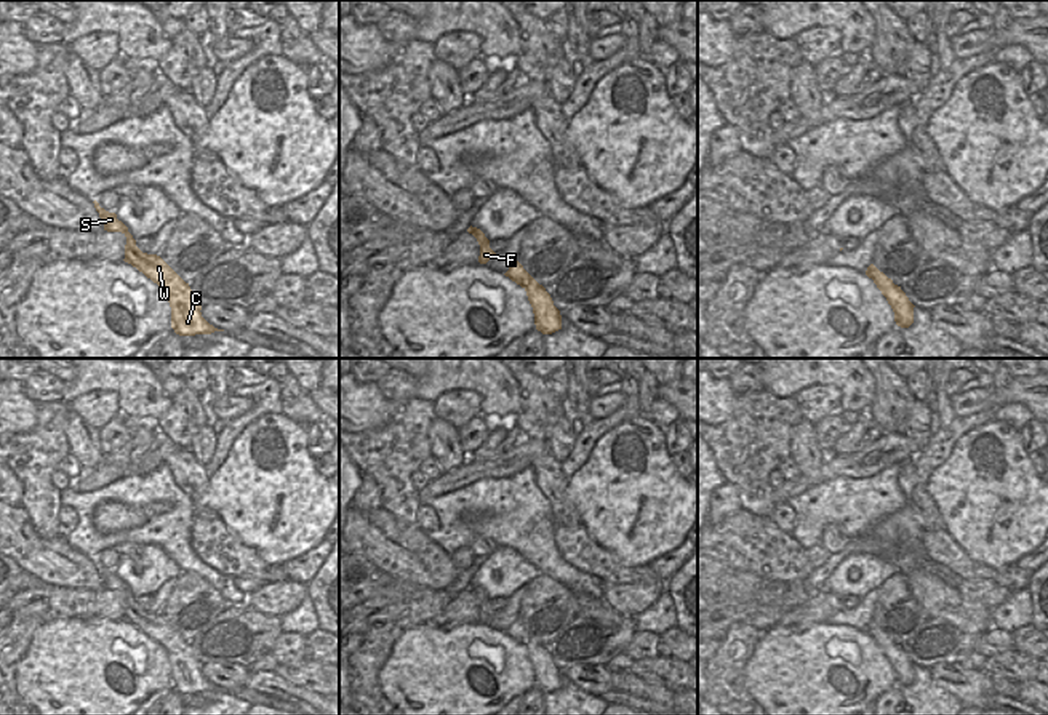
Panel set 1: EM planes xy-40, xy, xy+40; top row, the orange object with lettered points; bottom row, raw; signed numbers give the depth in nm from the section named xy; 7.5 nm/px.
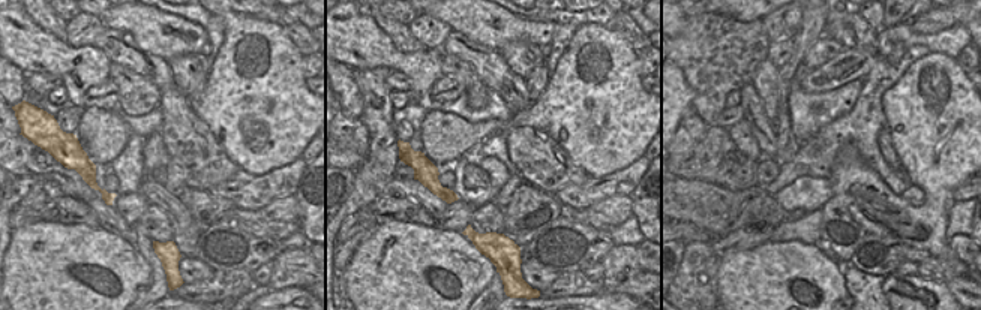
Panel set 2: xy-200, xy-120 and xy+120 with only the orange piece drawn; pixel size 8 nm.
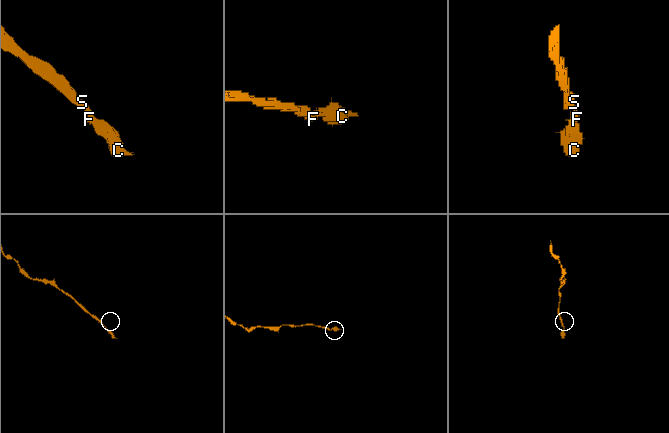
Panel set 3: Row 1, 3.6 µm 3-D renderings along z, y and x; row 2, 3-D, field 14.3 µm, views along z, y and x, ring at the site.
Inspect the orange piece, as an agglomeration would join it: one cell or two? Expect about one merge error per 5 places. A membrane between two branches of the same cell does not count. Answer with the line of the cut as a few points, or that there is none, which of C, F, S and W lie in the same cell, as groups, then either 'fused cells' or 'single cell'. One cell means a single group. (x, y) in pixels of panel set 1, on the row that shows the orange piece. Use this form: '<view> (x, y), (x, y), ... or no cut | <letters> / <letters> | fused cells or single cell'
no cut | C F S W | single cell

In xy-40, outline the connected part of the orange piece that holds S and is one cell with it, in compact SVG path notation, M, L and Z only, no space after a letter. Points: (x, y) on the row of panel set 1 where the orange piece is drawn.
M96 200L93 203L104 224L104 230L122 232L126 237L123 261L166 291L171 307L171 328L176 334L195 336L224 331L214 328L202 317L202 306L195 301L189 283L186 283L160 256L142 253L136 246L136 240L128 232L128 227L117 219L115 213L101 208Z

